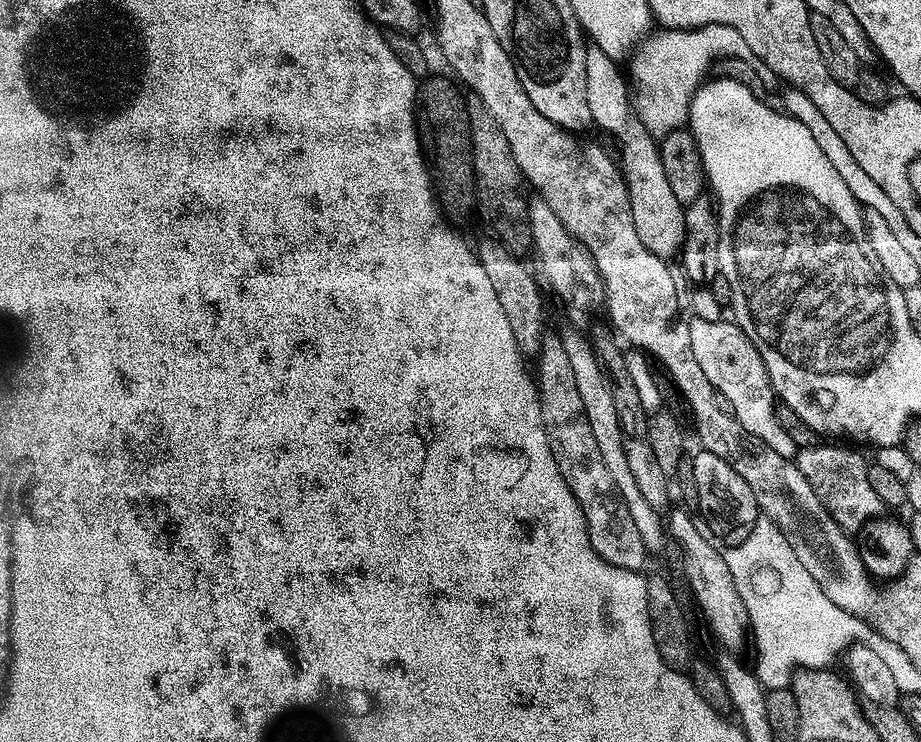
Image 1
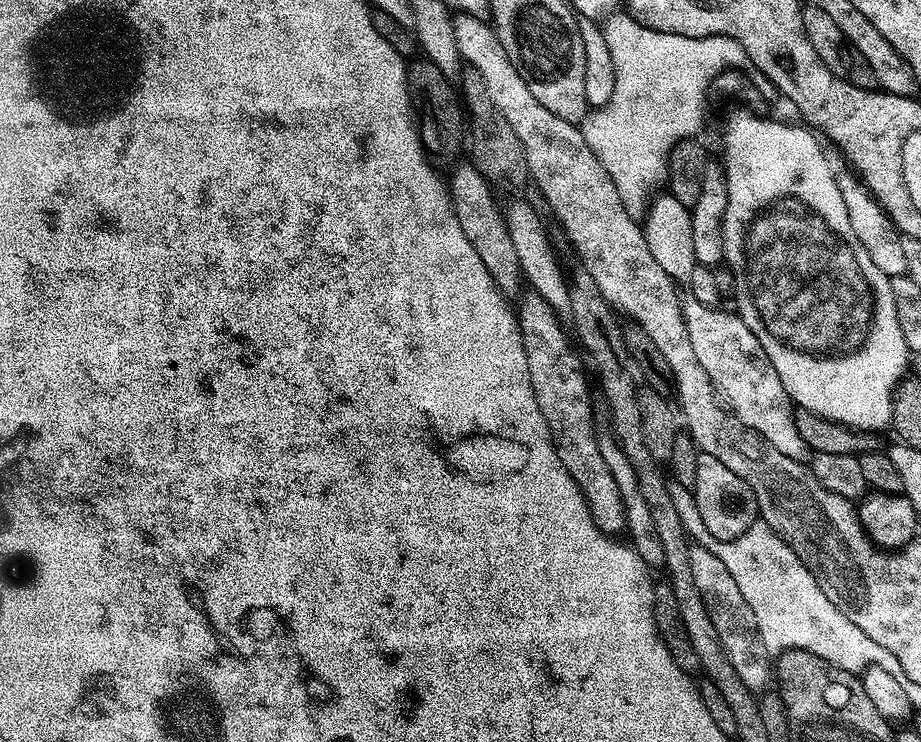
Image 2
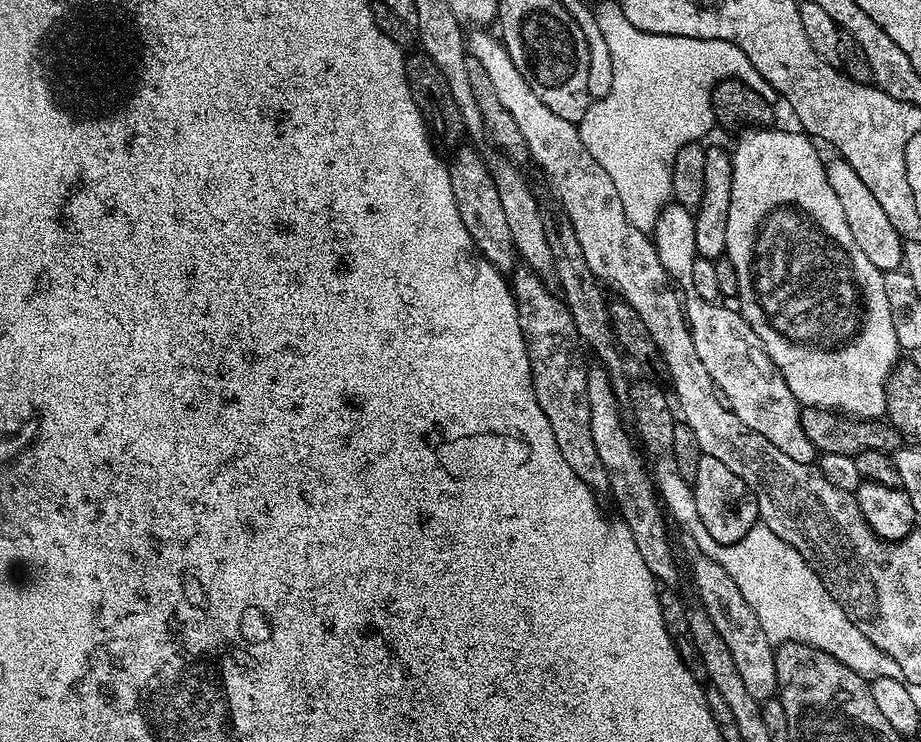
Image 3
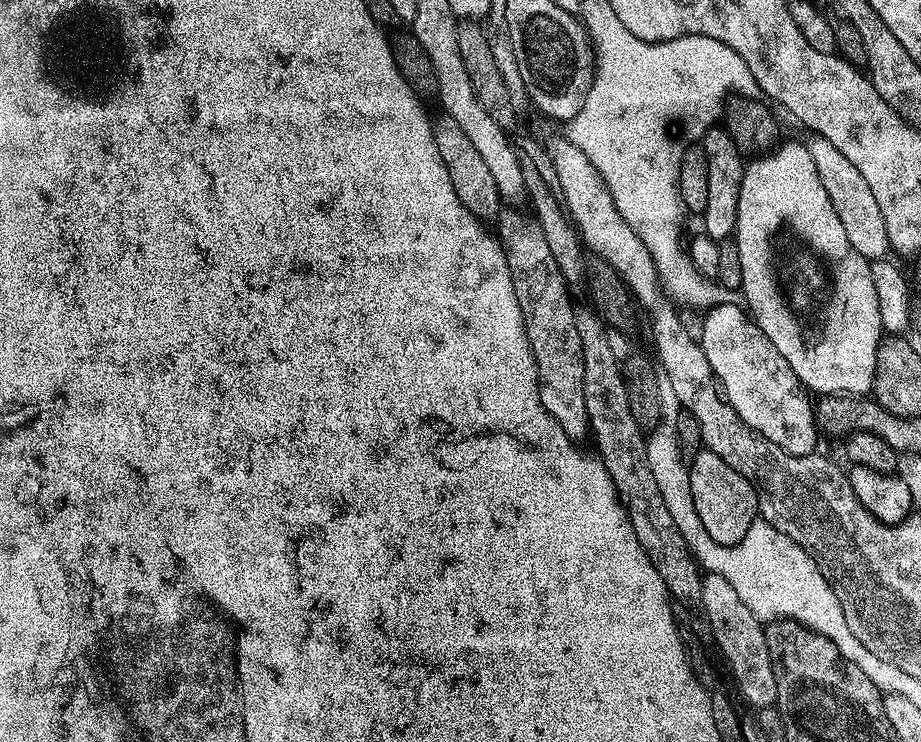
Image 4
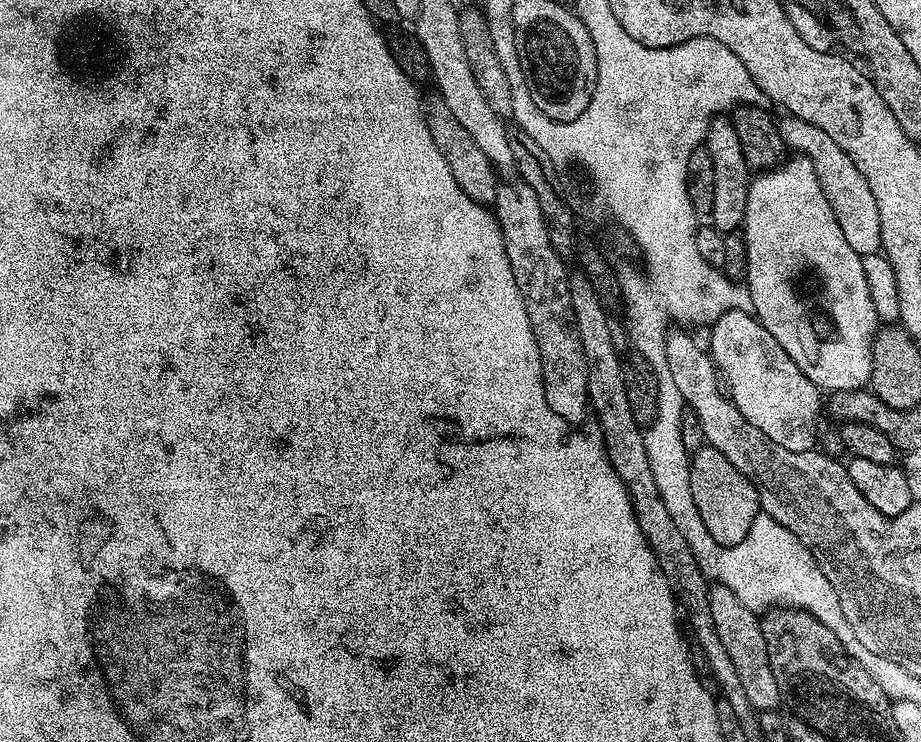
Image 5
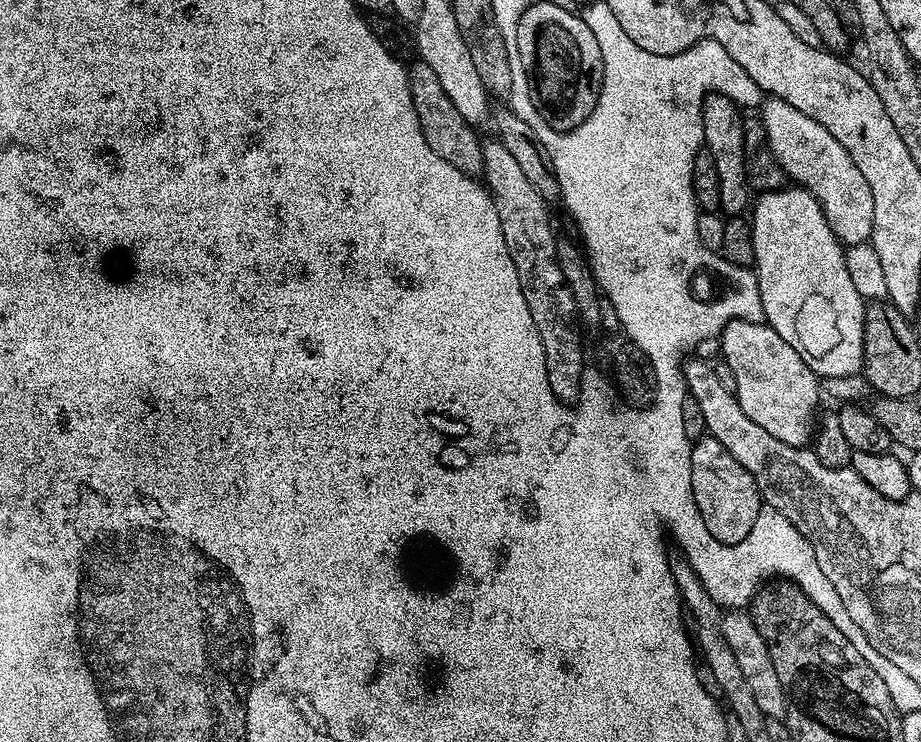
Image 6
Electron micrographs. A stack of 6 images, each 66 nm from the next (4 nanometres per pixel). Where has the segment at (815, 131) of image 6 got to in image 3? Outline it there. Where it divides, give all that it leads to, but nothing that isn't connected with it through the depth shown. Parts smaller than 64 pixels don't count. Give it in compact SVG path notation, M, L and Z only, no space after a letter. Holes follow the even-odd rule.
M829 159L826 167L830 188L834 190L834 194L838 194L838 202L842 202L842 210L850 222L850 234L854 234L854 242L858 242L862 254L866 254L866 258L870 258L870 262L874 262L880 272L897 271L904 263L905 241L900 232L894 230L890 218L886 218L886 210L882 210L878 198L870 194L866 182L862 182L862 178L854 174L854 166L850 166L845 160Z

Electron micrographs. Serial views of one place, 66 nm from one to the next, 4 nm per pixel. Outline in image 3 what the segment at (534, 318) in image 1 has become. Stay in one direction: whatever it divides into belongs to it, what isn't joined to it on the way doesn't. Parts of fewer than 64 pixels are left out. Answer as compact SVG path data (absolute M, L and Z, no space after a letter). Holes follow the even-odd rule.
M460 146L455 149L456 157L448 164L450 190L454 190L454 202L470 238L478 249L498 271L511 273L517 267L518 255L514 238L510 238L510 225L506 223L506 213L502 210L502 198L498 198L498 186L492 177L492 168L472 148Z

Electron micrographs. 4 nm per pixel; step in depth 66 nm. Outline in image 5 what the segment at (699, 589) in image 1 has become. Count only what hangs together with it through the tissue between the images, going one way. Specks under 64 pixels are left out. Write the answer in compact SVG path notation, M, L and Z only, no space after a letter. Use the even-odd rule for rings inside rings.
M713 583L708 589L711 617L714 618L714 627L718 632L719 641L726 646L726 651L734 661L738 670L739 681L743 691L756 710L776 710L781 707L780 687L778 678L774 678L774 670L770 670L770 654L766 646L766 638L762 638L761 617L742 606L740 596L734 594L726 586Z

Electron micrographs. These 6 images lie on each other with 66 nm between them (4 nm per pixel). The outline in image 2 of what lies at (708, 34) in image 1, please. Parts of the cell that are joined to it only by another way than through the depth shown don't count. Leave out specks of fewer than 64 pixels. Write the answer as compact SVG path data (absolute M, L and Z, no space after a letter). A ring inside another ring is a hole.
M631 15L613 17L603 29L606 45L614 62L614 94L607 105L589 111L582 121L582 131L590 150L606 166L606 174L618 186L622 202L633 214L646 208L644 184L663 177L668 170L668 151L678 142L699 137L704 124L704 99L710 96L712 80L727 68L739 68L749 74L756 72L754 62L742 46L729 36L686 38L682 34L655 32Z

